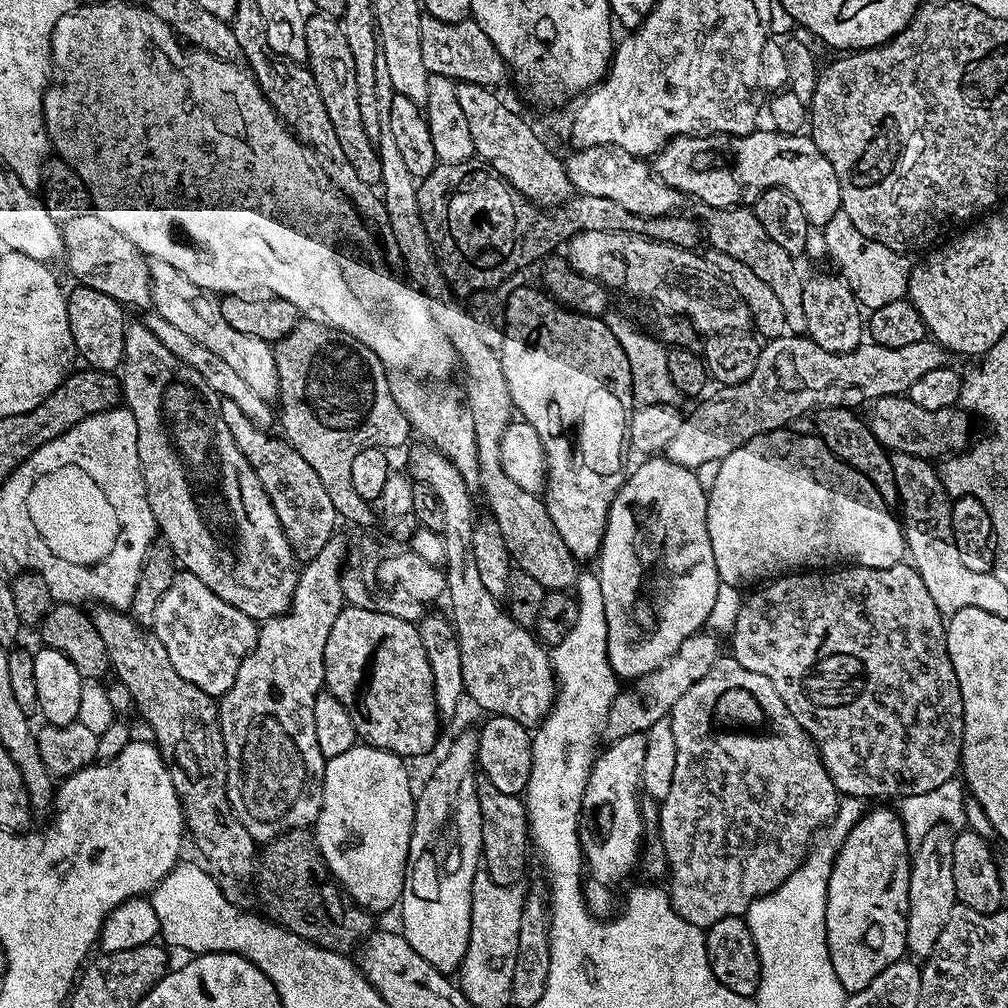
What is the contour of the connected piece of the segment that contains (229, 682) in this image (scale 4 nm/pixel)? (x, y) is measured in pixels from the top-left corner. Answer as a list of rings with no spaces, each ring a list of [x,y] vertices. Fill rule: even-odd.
[[[181,571],[174,578],[170,590],[162,594],[151,627],[162,646],[166,646],[166,654],[170,654],[174,670],[178,670],[186,682],[194,682],[198,690],[219,698],[230,690],[230,686],[234,686],[238,666],[242,666],[256,645],[258,624],[246,613],[244,608],[235,608],[218,598],[218,594],[214,594],[214,590],[210,590],[194,574]]]

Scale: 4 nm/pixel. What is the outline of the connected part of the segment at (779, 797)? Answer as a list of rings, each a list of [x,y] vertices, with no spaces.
[[[721,655],[720,659],[714,662],[714,666],[710,666],[706,678],[698,678],[698,682],[694,682],[694,686],[690,686],[690,690],[686,690],[686,694],[678,698],[678,702],[672,707],[670,719],[677,750],[677,762],[674,765],[670,792],[658,808],[658,825],[660,824],[658,838],[664,848],[668,879],[670,878],[669,903],[672,903],[675,912],[684,921],[690,922],[692,927],[706,930],[722,918],[745,915],[753,901],[777,889],[807,856],[809,846],[817,833],[831,824],[836,816],[836,809],[840,807],[841,797],[822,762],[816,743],[811,740],[804,748],[804,742],[800,740],[796,742],[798,722],[794,722],[790,710],[786,710],[786,702],[778,698],[778,690],[774,690],[770,678],[762,674],[754,674],[754,670],[746,670],[746,666],[733,660],[731,655]]]

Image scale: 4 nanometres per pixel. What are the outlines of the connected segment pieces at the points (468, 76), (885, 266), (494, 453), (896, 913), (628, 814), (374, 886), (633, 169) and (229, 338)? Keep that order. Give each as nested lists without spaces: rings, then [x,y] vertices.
[[[427,14],[421,15],[422,62],[433,76],[445,76],[466,84],[481,84],[495,89],[504,80],[506,65],[502,54],[494,50],[494,42],[486,38],[486,30],[469,18],[462,22],[442,22]]]
[[[843,210],[838,214],[834,214],[834,218],[830,218],[828,225],[822,229],[822,236],[824,236],[825,250],[832,255],[833,262],[840,267],[838,269],[839,275],[850,286],[850,290],[856,296],[856,301],[860,304],[861,309],[881,308],[886,306],[886,302],[905,299],[908,291],[908,273],[910,271],[910,260],[907,255],[890,250],[886,246],[863,236],[854,227],[854,222],[850,222],[850,218]]]
[[[385,146],[379,149],[379,154],[382,199],[386,206],[386,214],[390,218],[390,230],[396,243],[395,251],[400,252],[400,260],[404,263],[403,271],[407,279],[419,288],[421,294],[428,300],[434,322],[438,322],[438,326],[452,343],[459,367],[461,369],[464,367],[464,372],[468,375],[466,393],[470,411],[474,416],[478,468],[481,471],[480,490],[485,494],[486,502],[490,506],[491,519],[497,522],[511,561],[518,568],[526,571],[526,574],[533,575],[545,591],[571,591],[576,587],[580,566],[570,554],[570,550],[567,550],[562,536],[558,534],[548,507],[537,493],[522,489],[522,486],[518,486],[506,475],[506,470],[502,470],[502,434],[514,419],[514,409],[510,390],[506,387],[506,376],[502,374],[497,349],[482,342],[474,318],[470,318],[467,307],[452,291],[451,285],[439,268],[435,250],[431,246],[430,238],[427,237],[426,227],[423,226],[422,214],[419,213],[416,193],[418,181],[410,174],[410,169],[402,159],[402,153],[394,147]]]
[[[880,808],[863,813],[859,822],[844,839],[843,846],[836,854],[832,866],[830,882],[827,886],[826,930],[828,931],[828,949],[834,974],[842,982],[845,993],[866,990],[882,970],[891,964],[899,964],[905,959],[906,926],[909,910],[909,880],[911,872],[910,841],[905,834],[904,824],[899,815],[888,808]]]
[[[643,732],[611,741],[608,749],[605,752],[603,749],[592,761],[592,773],[586,782],[576,838],[580,840],[578,846],[587,875],[590,874],[592,880],[585,883],[584,899],[597,918],[606,918],[613,913],[614,898],[610,886],[620,883],[640,860],[644,840],[641,838],[644,832],[642,826],[646,824],[640,815],[640,775],[646,759],[646,744]]]
[[[357,746],[346,750],[346,754],[331,757],[324,765],[322,810],[314,825],[316,844],[332,872],[333,881],[361,908],[367,908],[373,914],[384,912],[387,908],[395,909],[399,905],[404,877],[408,874],[408,851],[416,801],[404,764],[405,761],[392,752]]]
[[[595,144],[589,148],[577,147],[572,157],[567,157],[568,181],[581,196],[610,198],[630,214],[639,216],[670,216],[685,211],[686,198],[678,190],[666,186],[650,171],[647,159],[631,156],[622,146]]]
[[[152,260],[152,302],[154,312],[164,318],[176,329],[181,329],[187,336],[194,338],[208,350],[222,358],[247,383],[259,393],[259,397],[272,402],[277,399],[280,379],[276,369],[276,354],[273,345],[262,338],[242,334],[222,318],[220,300],[203,288],[194,286],[186,274],[174,270],[170,262]]]

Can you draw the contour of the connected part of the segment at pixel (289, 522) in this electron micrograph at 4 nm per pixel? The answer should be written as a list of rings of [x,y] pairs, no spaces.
[[[221,399],[220,413],[226,426],[230,426],[230,434],[234,434],[237,446],[258,474],[293,553],[299,559],[301,556],[301,561],[312,560],[318,550],[326,546],[326,542],[334,539],[335,532],[332,531],[335,530],[336,524],[338,525],[334,502],[330,502],[326,486],[322,486],[322,481],[319,480],[318,474],[314,474],[310,462],[306,462],[306,458],[302,458],[302,454],[298,454],[298,450],[294,450],[287,439],[279,435],[271,436],[271,431],[256,426],[237,403]]]

